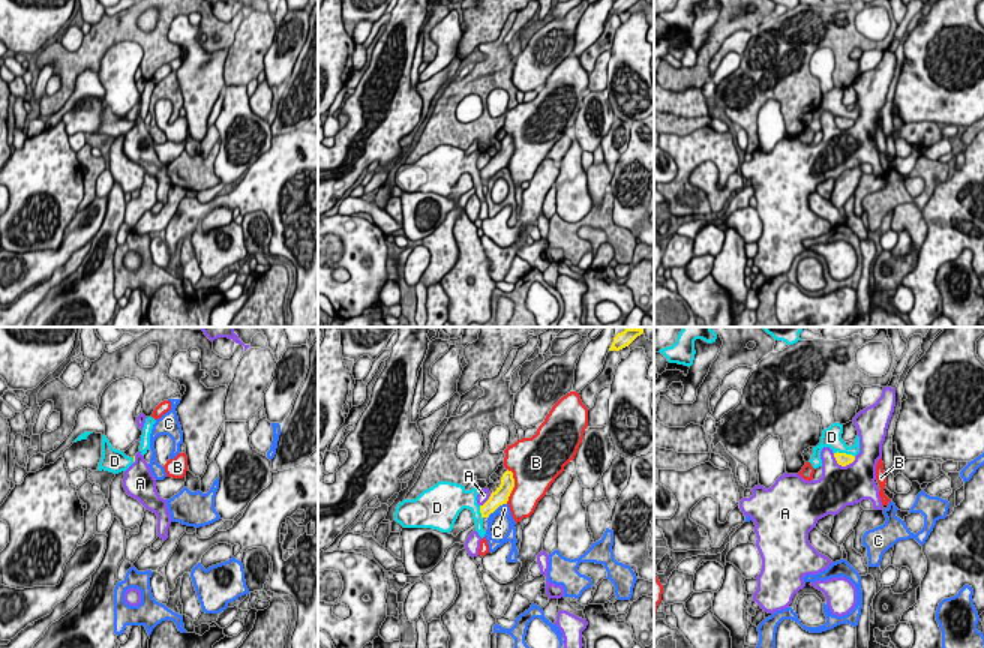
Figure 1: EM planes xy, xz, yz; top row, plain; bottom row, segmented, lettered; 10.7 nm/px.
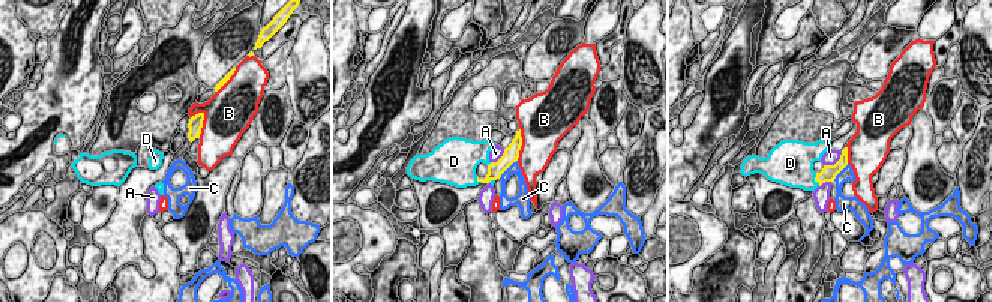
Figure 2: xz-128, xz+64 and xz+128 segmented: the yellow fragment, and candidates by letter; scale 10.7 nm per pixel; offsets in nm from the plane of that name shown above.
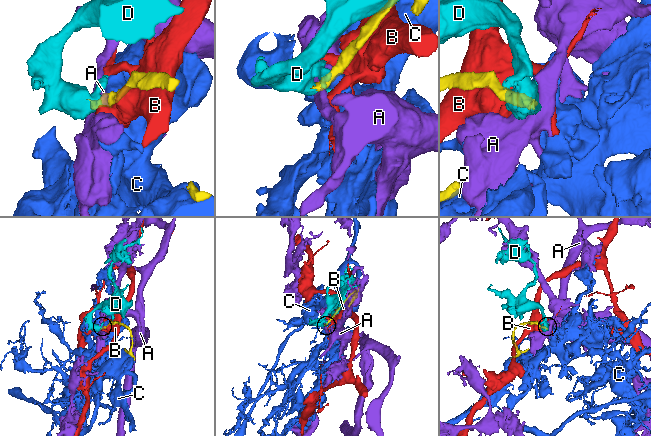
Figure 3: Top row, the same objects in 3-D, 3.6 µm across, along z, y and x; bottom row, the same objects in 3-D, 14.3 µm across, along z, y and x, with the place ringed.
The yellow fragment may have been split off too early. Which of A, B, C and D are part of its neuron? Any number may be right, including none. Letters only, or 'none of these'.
D

